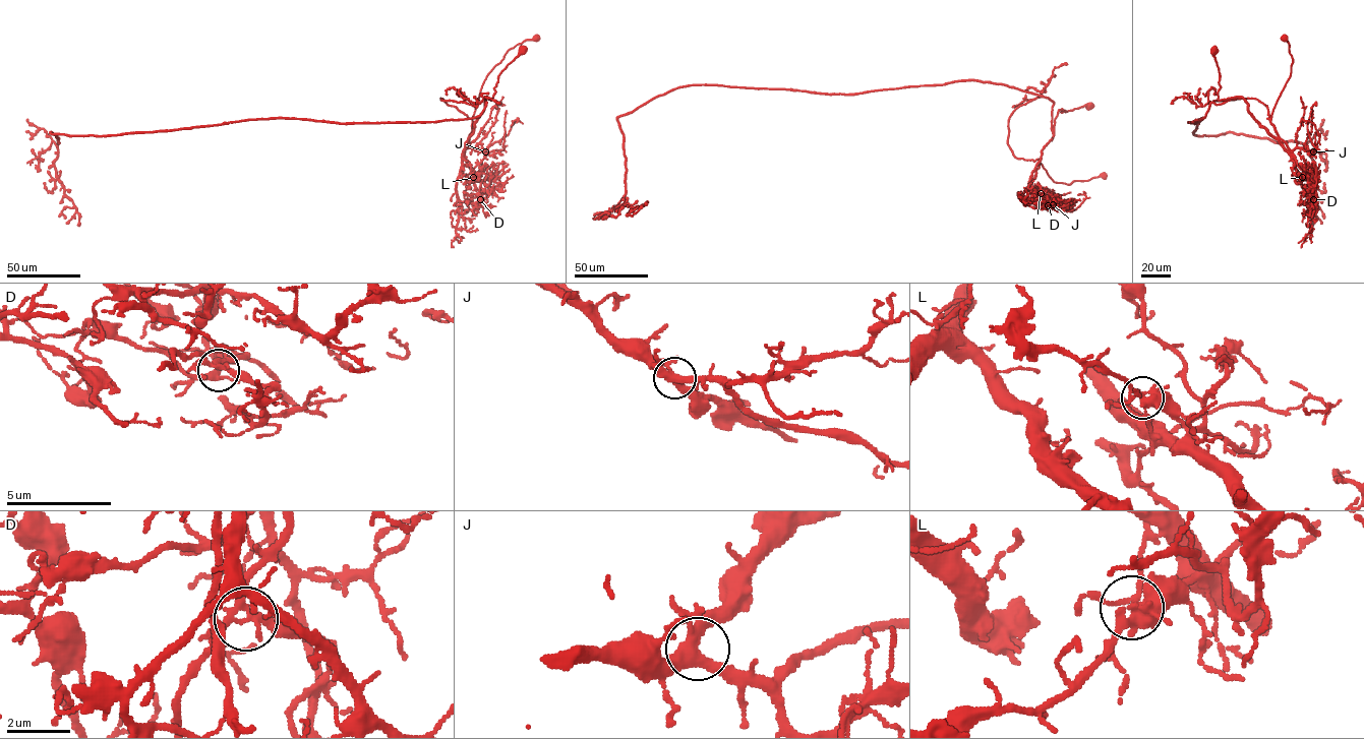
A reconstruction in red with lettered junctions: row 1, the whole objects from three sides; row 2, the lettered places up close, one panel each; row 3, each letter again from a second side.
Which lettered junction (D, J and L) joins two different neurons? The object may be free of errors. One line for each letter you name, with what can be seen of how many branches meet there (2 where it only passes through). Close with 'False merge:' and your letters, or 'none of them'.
L: branches 5
False merge: L

